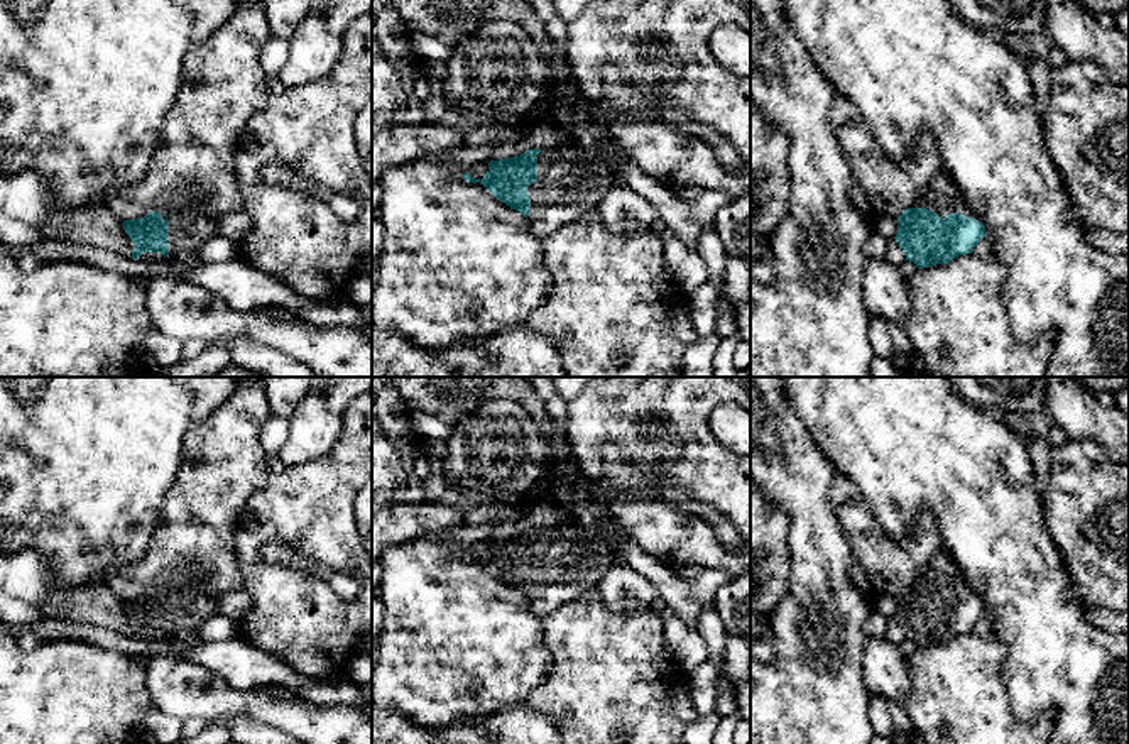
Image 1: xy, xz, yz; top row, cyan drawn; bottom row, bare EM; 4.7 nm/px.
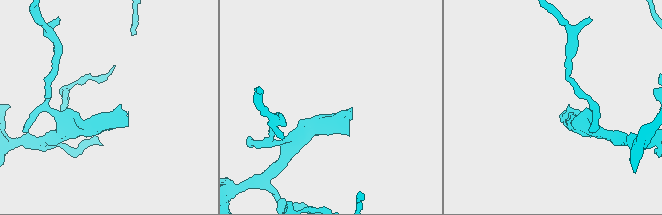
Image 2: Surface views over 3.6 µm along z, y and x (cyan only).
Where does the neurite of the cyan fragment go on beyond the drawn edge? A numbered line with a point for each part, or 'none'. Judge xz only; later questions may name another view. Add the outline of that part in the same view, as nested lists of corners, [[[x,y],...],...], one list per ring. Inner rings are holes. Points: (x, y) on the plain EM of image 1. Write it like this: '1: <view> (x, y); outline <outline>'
1: xz (572, 560); outline [[[578,526],[541,529],[537,533],[537,560],[526,566],[531,577],[527,600],[537,615],[548,615],[597,588],[612,565],[612,550],[597,533]]]

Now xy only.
1: xy (188, 607); outline [[[203,588],[162,590],[169,604],[169,637],[179,643],[198,641],[199,626],[216,614],[216,599]]]

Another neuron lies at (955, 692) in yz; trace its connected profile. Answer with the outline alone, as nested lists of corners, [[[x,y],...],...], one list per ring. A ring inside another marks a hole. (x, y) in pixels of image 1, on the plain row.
[[[974,632],[958,634],[948,643],[936,643],[918,648],[908,659],[911,692],[901,705],[911,719],[913,734],[909,744],[1050,744],[1056,714],[1044,712],[1033,724],[1019,722],[1001,676],[1001,644],[994,632],[977,636]]]

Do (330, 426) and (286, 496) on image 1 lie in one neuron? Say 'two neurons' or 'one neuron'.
two neurons

